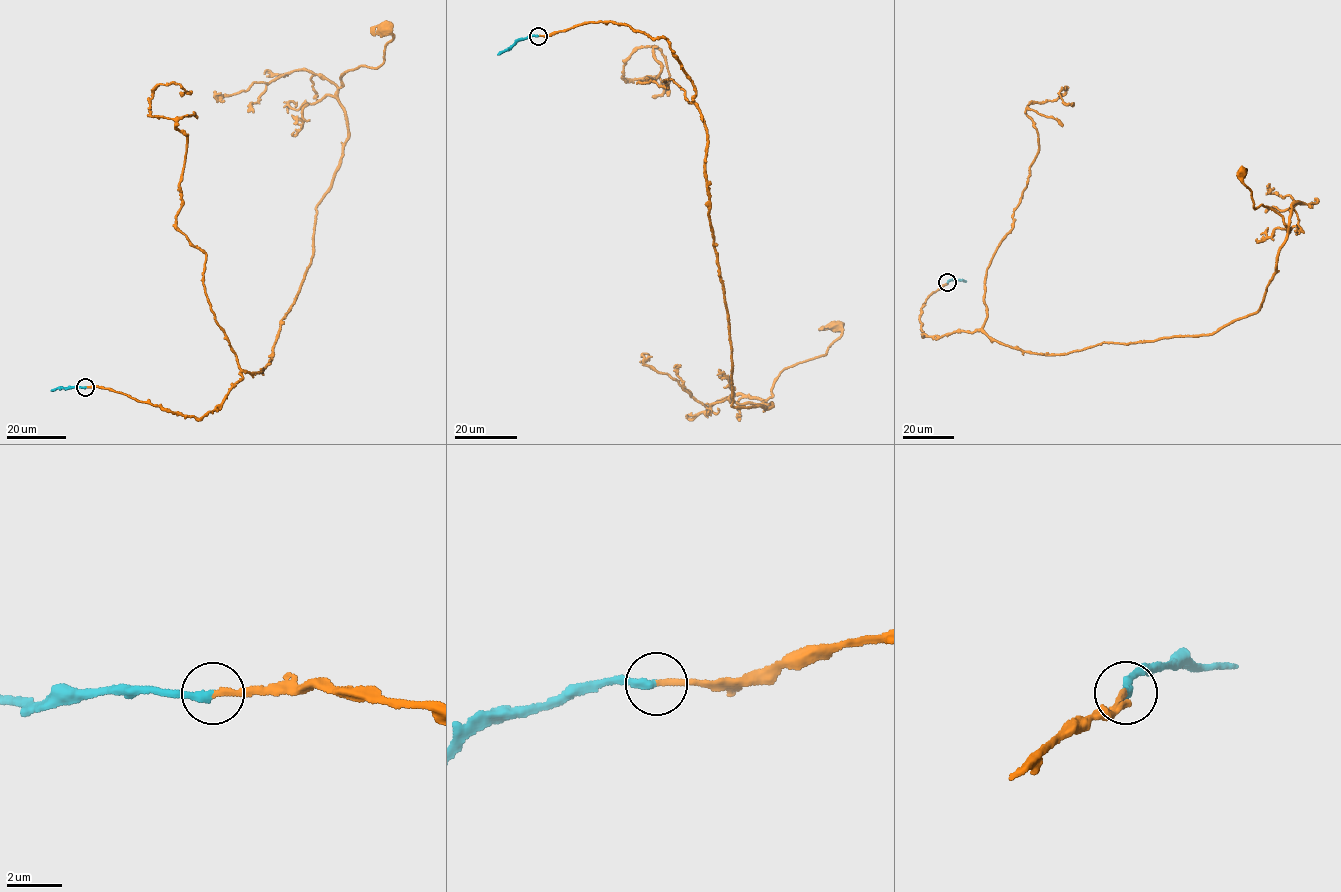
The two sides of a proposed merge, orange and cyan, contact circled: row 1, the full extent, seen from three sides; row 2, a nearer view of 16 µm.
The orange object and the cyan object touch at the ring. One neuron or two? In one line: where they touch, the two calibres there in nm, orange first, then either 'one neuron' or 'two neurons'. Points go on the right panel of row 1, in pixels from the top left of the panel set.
at (947, 282); 220 nm thick on the orange side, 320 nm on the other; one neuron

